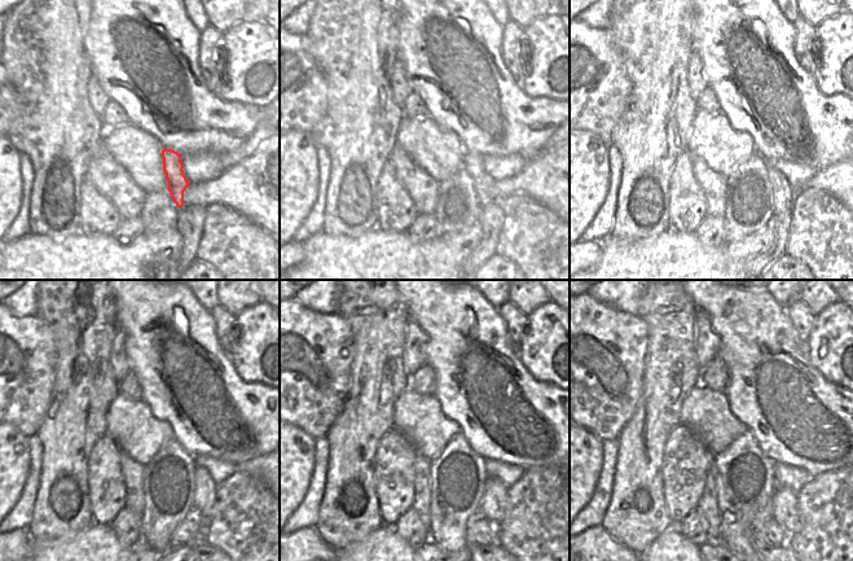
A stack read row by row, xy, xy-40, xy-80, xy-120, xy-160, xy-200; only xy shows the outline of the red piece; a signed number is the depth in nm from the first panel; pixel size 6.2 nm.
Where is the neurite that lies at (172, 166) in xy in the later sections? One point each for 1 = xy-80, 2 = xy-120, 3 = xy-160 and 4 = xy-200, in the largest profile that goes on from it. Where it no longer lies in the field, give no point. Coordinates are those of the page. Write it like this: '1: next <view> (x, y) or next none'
1: next xy-80 (783, 194)
2: next xy-120 (205, 489)
3: next xy-160 (495, 500)
4: next xy-200 (785, 511)

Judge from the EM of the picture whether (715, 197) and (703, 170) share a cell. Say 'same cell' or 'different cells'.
same cell

